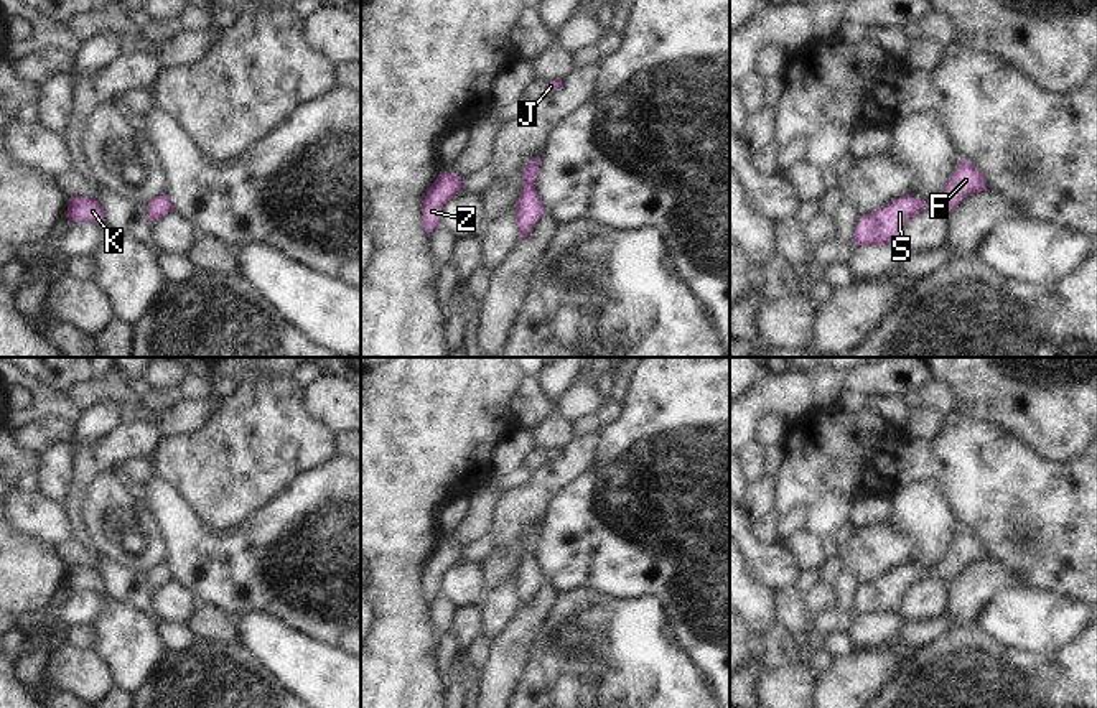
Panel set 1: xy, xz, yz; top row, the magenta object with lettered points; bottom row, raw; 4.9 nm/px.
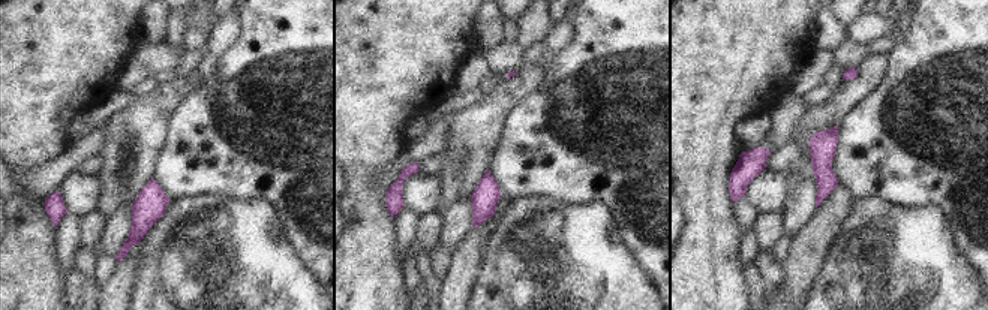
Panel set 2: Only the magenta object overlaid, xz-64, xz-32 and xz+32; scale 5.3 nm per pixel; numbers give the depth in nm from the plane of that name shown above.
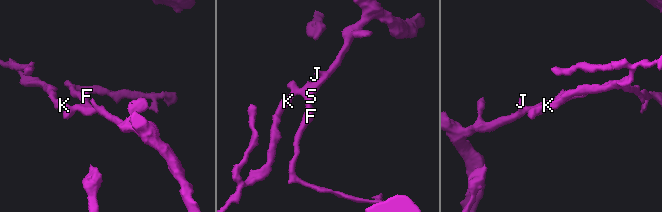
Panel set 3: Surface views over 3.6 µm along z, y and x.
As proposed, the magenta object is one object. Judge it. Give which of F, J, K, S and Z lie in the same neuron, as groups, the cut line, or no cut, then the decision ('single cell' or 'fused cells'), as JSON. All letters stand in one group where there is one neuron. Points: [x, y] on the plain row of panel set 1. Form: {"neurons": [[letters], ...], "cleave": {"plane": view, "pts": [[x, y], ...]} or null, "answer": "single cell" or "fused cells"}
{"neurons": [["F", "J", "K", "S", "Z"]], "cleave": null, "answer": "single cell"}

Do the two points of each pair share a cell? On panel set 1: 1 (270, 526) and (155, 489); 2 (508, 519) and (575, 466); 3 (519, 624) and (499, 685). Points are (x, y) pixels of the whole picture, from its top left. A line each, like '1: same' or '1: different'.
1: same
2: same
3: same

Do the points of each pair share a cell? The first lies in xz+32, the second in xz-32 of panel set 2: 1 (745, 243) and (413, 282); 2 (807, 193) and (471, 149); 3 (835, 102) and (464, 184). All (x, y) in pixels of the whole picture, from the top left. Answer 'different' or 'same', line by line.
1: same
2: different
3: same

